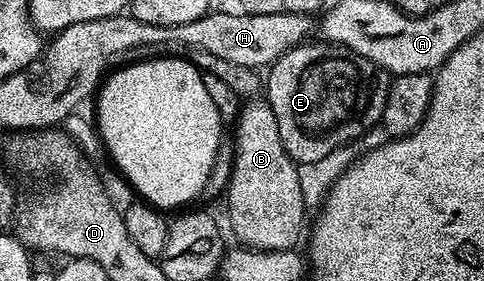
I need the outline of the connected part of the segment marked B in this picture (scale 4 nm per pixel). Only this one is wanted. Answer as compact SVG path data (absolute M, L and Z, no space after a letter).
M251 100L239 114L239 123L235 126L235 159L231 162L231 179L227 182L227 218L231 221L231 230L240 238L244 247L253 250L294 250L300 244L299 237L303 234L303 182L299 179L300 167L285 152L285 144L281 144L281 128L277 128L277 116L273 108L265 100Z

